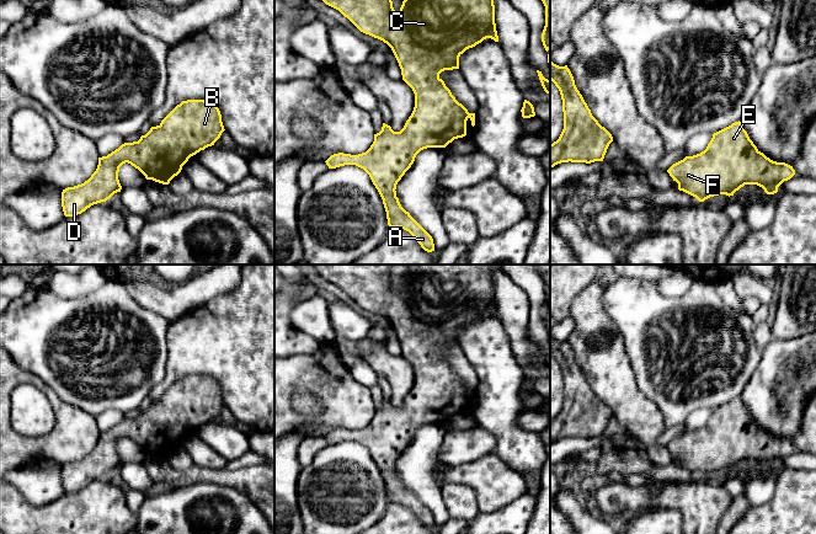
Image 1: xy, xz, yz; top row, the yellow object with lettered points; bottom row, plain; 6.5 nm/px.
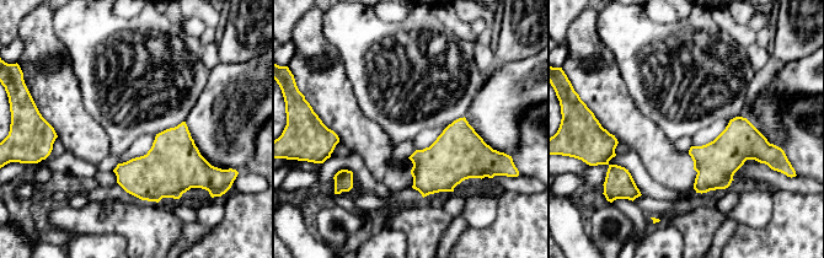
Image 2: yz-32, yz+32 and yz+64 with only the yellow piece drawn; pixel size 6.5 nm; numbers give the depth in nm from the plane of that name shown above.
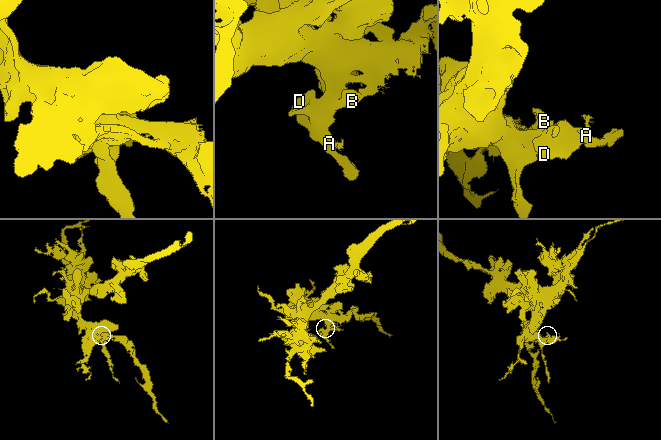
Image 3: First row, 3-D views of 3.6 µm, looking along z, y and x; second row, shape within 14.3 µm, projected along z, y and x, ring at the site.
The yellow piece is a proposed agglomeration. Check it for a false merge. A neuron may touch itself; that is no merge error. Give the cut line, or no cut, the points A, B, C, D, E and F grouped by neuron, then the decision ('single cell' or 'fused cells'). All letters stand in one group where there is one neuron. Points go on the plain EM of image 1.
no cut; A B C D E F; single cell

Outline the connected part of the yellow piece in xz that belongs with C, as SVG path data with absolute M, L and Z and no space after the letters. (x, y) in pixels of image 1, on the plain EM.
M314 265L326 281L338 285L347 293L361 308L378 314L386 319L401 345L402 356L412 364L415 369L415 383L400 407L394 407L390 401L383 399L382 406L374 410L374 417L370 423L362 429L334 429L325 438L329 444L336 444L345 440L356 440L363 444L370 453L378 465L386 487L389 503L401 503L409 507L421 523L427 527L434 527L432 512L406 487L396 472L396 460L411 443L416 431L427 423L446 423L454 415L466 411L466 396L475 401L475 389L459 379L446 362L439 349L444 346L459 345L459 332L469 324L475 322L486 314L498 317L495 299L494 273L502 265L407 265L407 271L402 277L400 288L396 289L391 277L391 265Z

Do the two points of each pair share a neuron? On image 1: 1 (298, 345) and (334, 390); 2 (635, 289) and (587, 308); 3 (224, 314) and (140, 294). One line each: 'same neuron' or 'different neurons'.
1: different neurons
2: different neurons
3: different neurons

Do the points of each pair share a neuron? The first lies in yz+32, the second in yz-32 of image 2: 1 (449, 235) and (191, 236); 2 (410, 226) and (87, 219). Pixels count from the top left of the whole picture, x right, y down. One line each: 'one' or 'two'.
1: one
2: one

